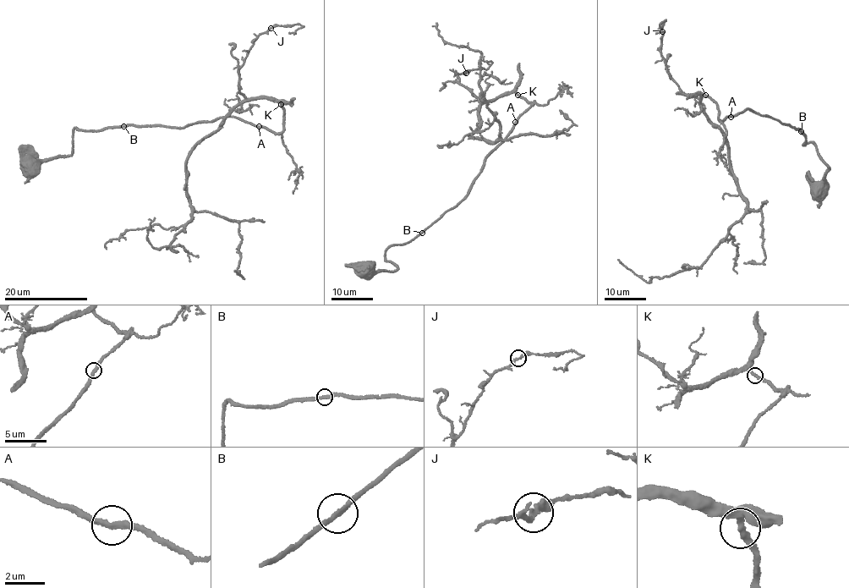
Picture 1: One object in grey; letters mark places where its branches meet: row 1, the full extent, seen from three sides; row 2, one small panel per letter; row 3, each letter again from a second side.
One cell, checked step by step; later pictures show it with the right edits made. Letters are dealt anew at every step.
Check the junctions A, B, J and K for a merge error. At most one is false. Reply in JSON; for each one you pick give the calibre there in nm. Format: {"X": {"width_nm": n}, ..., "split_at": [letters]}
{"split_at": []}

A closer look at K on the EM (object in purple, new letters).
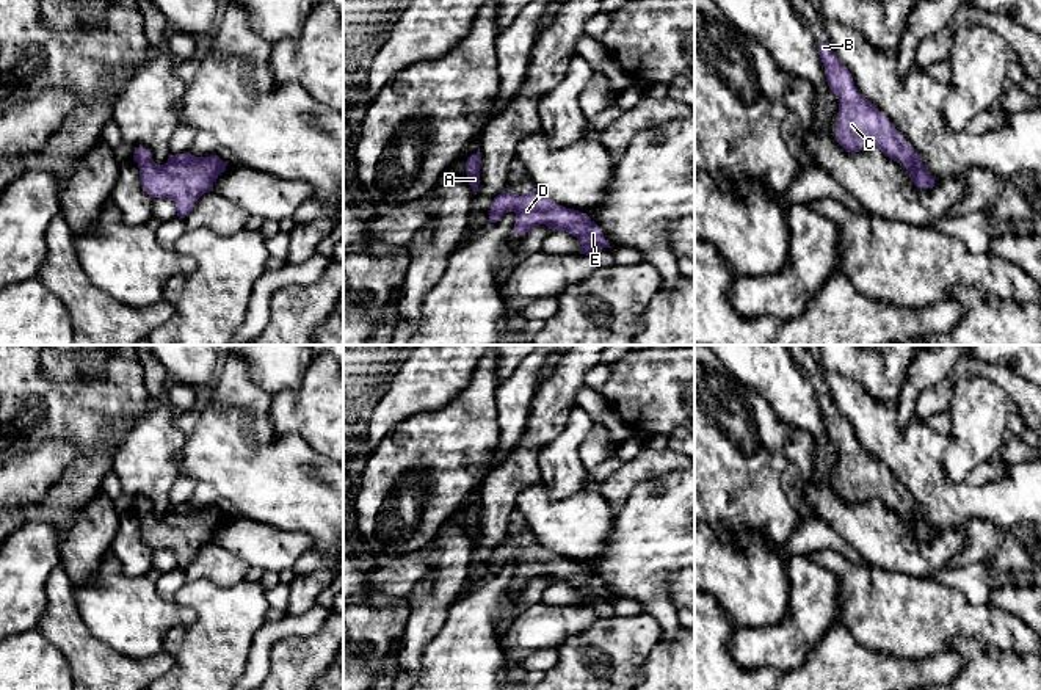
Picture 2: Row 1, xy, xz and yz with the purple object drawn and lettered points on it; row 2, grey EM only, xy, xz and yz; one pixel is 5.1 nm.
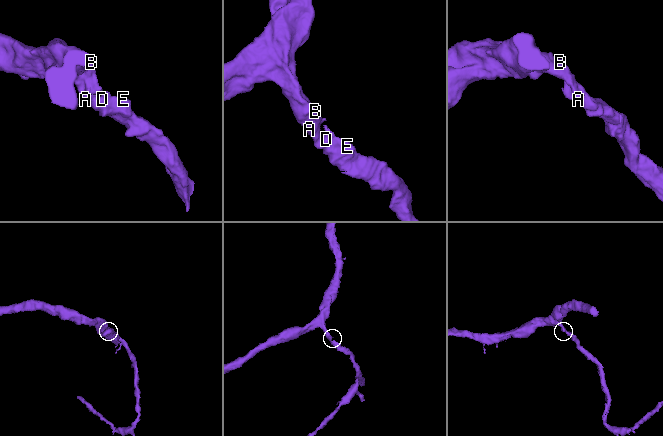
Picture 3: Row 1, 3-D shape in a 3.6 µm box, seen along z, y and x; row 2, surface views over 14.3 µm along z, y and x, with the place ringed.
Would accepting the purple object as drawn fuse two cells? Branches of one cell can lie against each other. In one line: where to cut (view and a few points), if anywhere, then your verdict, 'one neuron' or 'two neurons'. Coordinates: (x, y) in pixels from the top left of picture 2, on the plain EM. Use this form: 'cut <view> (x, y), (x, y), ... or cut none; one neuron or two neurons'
cut none; one neuron

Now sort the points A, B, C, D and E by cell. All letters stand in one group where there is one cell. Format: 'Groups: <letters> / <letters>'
Groups: A B C D E

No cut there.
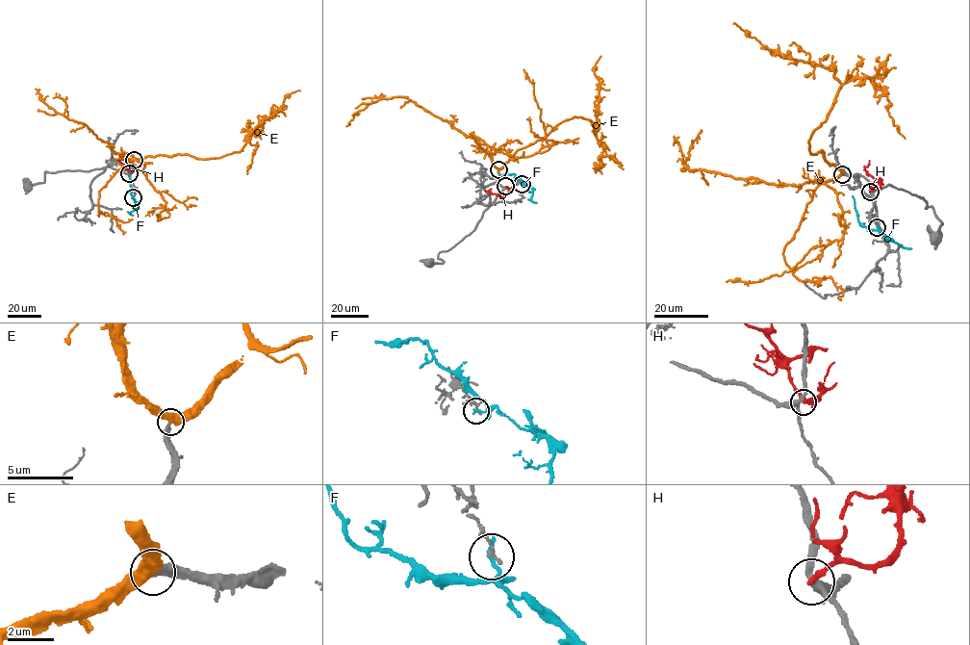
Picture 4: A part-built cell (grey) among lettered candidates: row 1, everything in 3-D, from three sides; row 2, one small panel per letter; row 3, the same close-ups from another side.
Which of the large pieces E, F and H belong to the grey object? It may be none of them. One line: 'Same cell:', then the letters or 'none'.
Same cell: E

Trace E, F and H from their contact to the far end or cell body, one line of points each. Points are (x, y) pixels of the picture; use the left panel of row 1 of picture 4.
E: (134, 160), (178, 154), (216, 158), (240, 152), (254, 128), (280, 111), (284, 98), (299, 90)
F: (133, 196), (129, 173)
H: (129, 173), (118, 161), (124, 153)

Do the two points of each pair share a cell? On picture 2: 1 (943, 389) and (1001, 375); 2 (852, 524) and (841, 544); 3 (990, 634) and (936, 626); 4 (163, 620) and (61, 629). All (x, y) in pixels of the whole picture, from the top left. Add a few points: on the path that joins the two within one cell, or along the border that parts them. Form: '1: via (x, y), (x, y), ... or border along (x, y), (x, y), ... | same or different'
1: via (957, 375), (961, 370), (986, 370) | same
2: border along (816, 516), (825, 521), (870, 565) | different
3: via (977, 626), (949, 626) | same
4: border along (74, 591), (82, 621), (115, 651) | different

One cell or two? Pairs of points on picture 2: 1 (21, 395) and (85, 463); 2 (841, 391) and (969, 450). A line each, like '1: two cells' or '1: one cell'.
1: two cells
2: two cells

